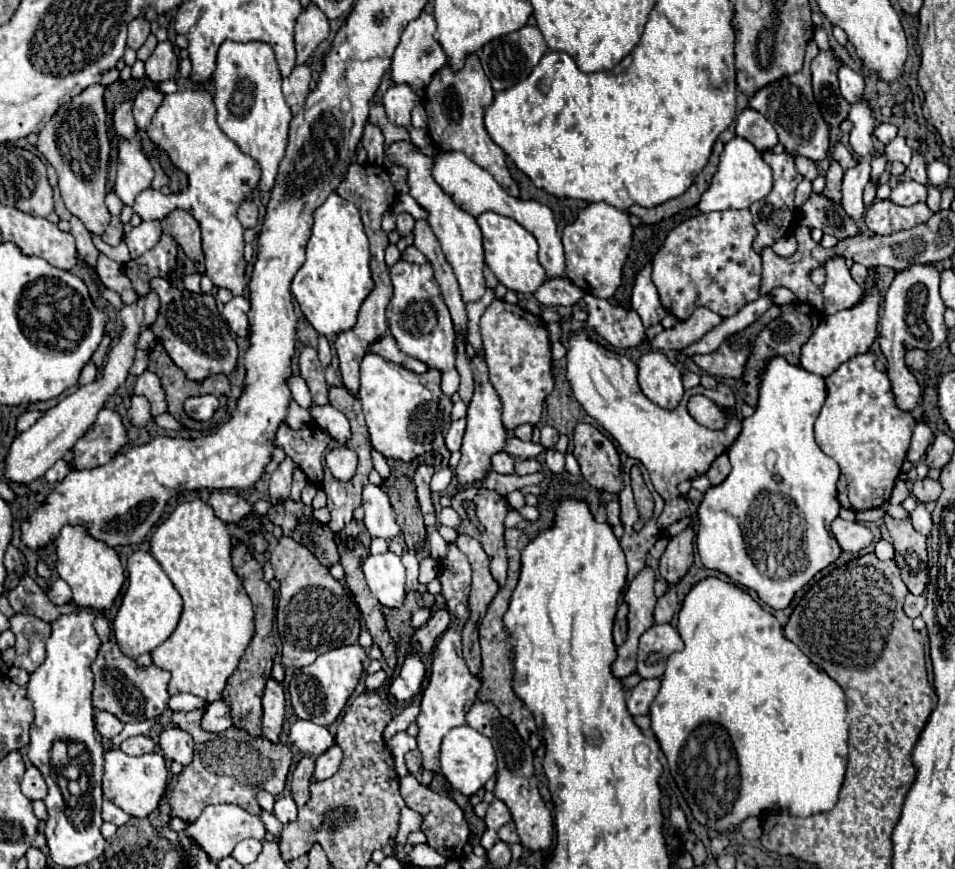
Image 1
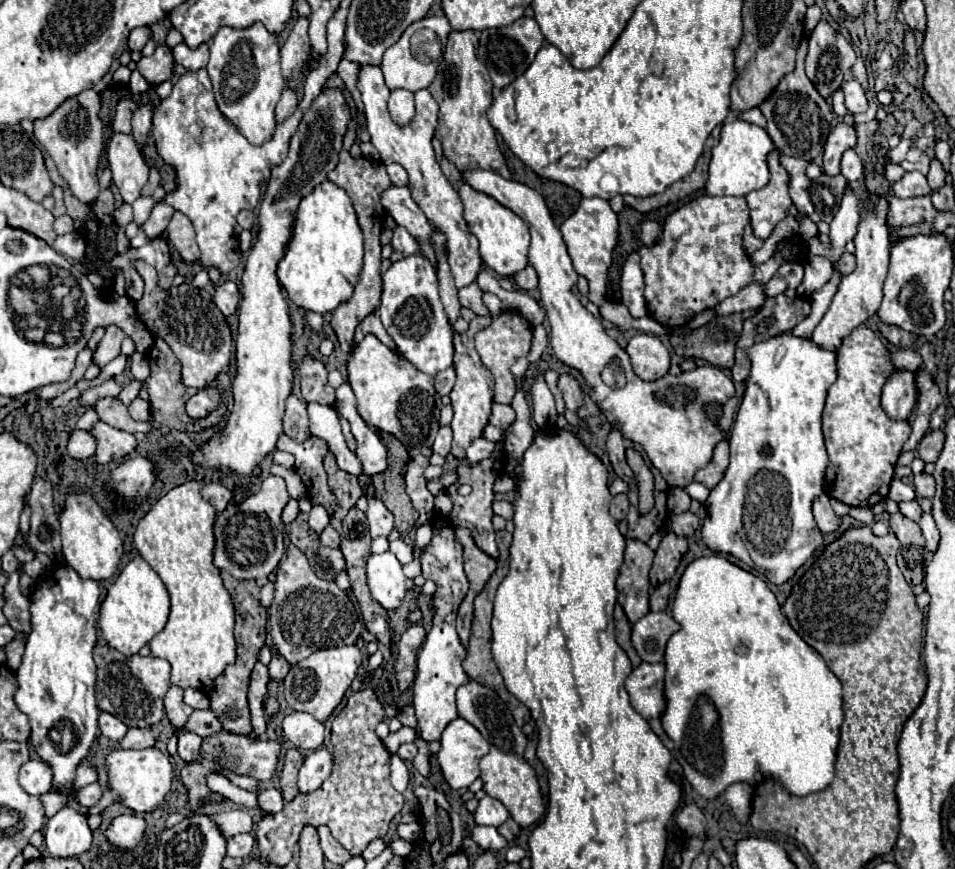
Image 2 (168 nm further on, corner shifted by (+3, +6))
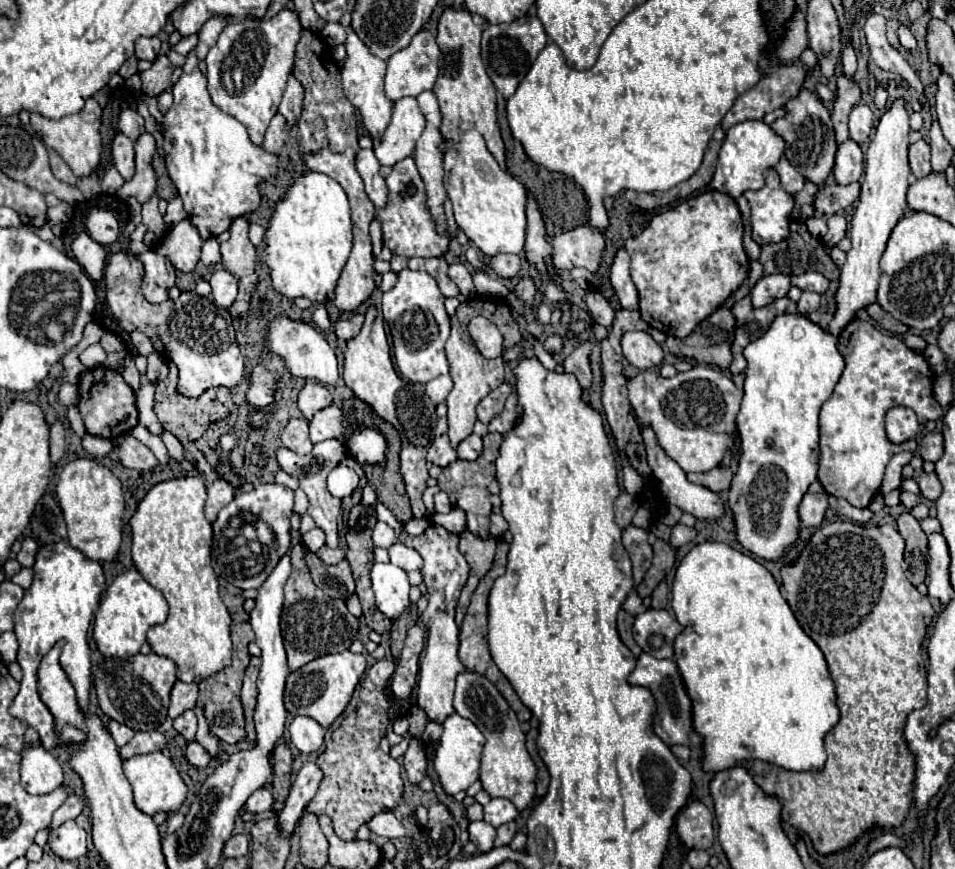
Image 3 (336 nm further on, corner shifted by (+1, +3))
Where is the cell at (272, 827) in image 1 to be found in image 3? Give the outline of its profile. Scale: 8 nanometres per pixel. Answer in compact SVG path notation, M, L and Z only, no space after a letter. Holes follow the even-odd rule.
M191 741L191 743L187 745L185 757L187 757L187 761L189 761L193 767L197 767L197 769L207 769L209 763L211 763L209 751L207 751L203 745L199 745L197 741Z

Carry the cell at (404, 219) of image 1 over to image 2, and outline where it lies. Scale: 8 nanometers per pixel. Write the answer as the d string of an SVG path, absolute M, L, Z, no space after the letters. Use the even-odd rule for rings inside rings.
M401 226L395 228L395 234L393 234L393 240L391 240L391 246L395 252L401 252L403 256L411 256L419 250L419 246L415 244L415 238Z

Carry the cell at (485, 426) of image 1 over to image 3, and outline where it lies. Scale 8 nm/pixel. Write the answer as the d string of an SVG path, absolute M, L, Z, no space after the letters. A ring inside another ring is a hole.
M473 299L471 303L459 305L455 315L451 317L451 337L447 339L447 359L449 359L449 369L451 369L451 377L453 377L453 389L447 395L447 407L449 407L449 439L451 439L451 447L457 447L457 443L461 443L461 439L469 437L473 433L473 425L477 421L477 405L479 401L493 389L497 389L503 383L503 375L505 375L505 367L501 359L485 359L475 343L469 339L467 333L467 325L473 317L483 315L489 321L501 321L501 331L505 333L507 341L519 341L521 333L519 327L511 315L511 309L507 305L505 299Z

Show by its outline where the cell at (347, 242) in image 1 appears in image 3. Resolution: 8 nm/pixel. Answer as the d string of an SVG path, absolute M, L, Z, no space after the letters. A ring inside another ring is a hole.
M301 173L293 179L293 185L287 189L283 199L277 203L277 209L269 221L265 241L267 243L267 263L271 269L273 287L277 293L295 299L307 297L311 303L327 303L329 295L337 287L337 279L345 267L345 259L349 259L349 251L353 247L353 223L349 213L349 201L341 185L321 173Z

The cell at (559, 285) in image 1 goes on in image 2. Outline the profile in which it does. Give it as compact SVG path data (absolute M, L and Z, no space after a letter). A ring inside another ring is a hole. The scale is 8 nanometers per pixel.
M525 266L521 272L513 274L513 280L515 284L521 288L521 290L533 290L537 288L537 274L531 266Z

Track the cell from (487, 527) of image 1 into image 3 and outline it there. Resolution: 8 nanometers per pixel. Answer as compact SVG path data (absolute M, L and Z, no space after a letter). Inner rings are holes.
M489 433L483 437L483 455L477 457L475 461L461 461L457 459L455 463L451 463L449 467L443 469L439 487L443 487L443 491L449 495L451 505L455 505L457 509L463 509L467 515L467 531L479 535L481 539L489 537L489 517L491 517L491 501L489 501L489 483L495 479L495 459L499 455L499 447L501 447L501 433Z

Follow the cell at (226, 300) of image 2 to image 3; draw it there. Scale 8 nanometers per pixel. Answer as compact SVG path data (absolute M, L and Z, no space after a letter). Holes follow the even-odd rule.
M225 269L215 271L215 273L211 275L211 279L209 279L209 285L211 285L211 289L213 289L211 295L213 295L213 299L215 299L215 303L217 303L219 307L229 309L229 307L235 303L239 283L237 283L237 279L235 279L229 271L225 271Z

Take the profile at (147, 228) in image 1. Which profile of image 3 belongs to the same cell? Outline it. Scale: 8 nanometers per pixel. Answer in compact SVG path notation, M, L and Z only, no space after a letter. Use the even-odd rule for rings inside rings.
M177 197L177 199L173 199L173 201L169 201L167 211L165 211L165 215L163 215L165 225L167 225L167 227L171 227L173 223L183 221L185 217L187 217L187 213L185 213L185 209L183 209L183 201L181 201L179 197Z

